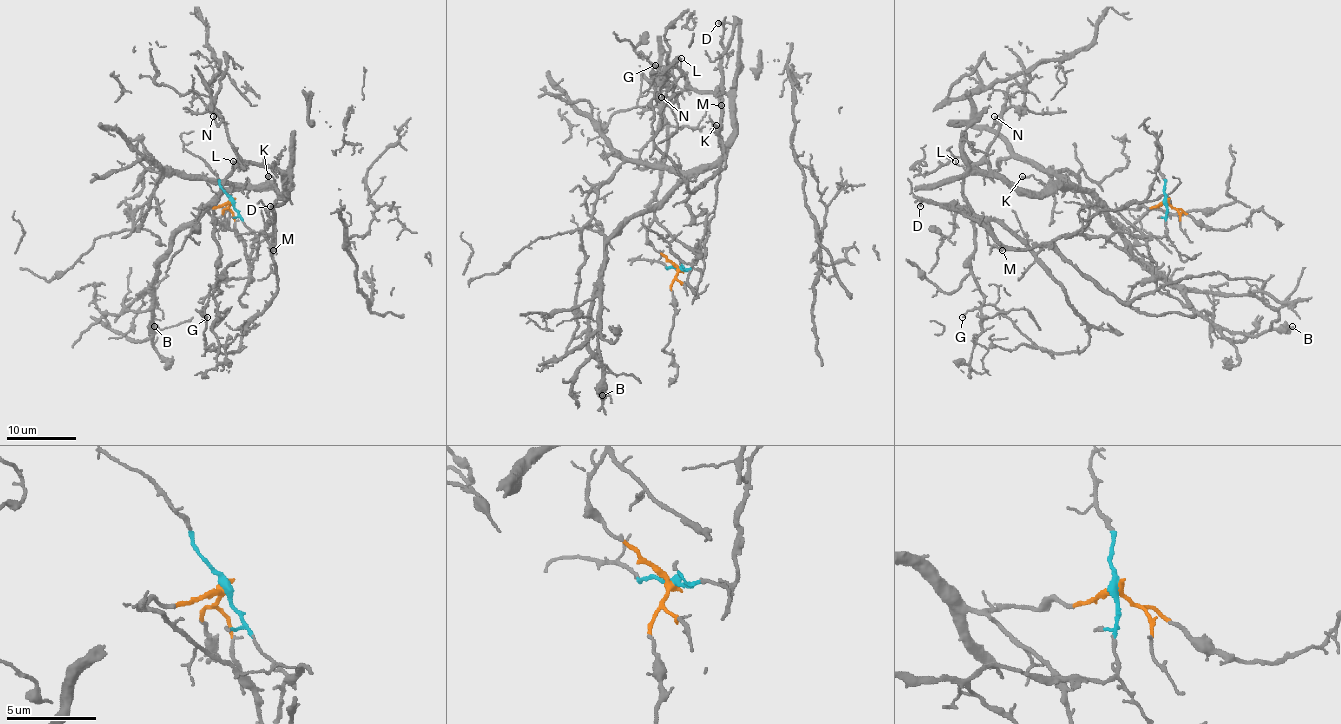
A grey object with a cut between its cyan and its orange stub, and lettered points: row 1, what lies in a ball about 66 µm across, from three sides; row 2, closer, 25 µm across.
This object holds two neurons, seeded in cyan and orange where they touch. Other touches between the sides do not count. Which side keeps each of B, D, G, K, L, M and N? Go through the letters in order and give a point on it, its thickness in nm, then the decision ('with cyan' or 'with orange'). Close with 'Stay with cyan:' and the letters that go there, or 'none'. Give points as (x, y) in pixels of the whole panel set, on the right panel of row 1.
B: (1292, 326) | 260 nm | with orange
D: (920, 206) | 110 nm | with cyan
G: (962, 317) | 130 nm | with cyan
K: (1022, 176) | 120 nm | with orange
L: (955, 161) | 110 nm | with orange
M: (1002, 250) | 120 nm | with cyan
N: (994, 116) | 170 nm | with orange
Stay with cyan: D, G, M

